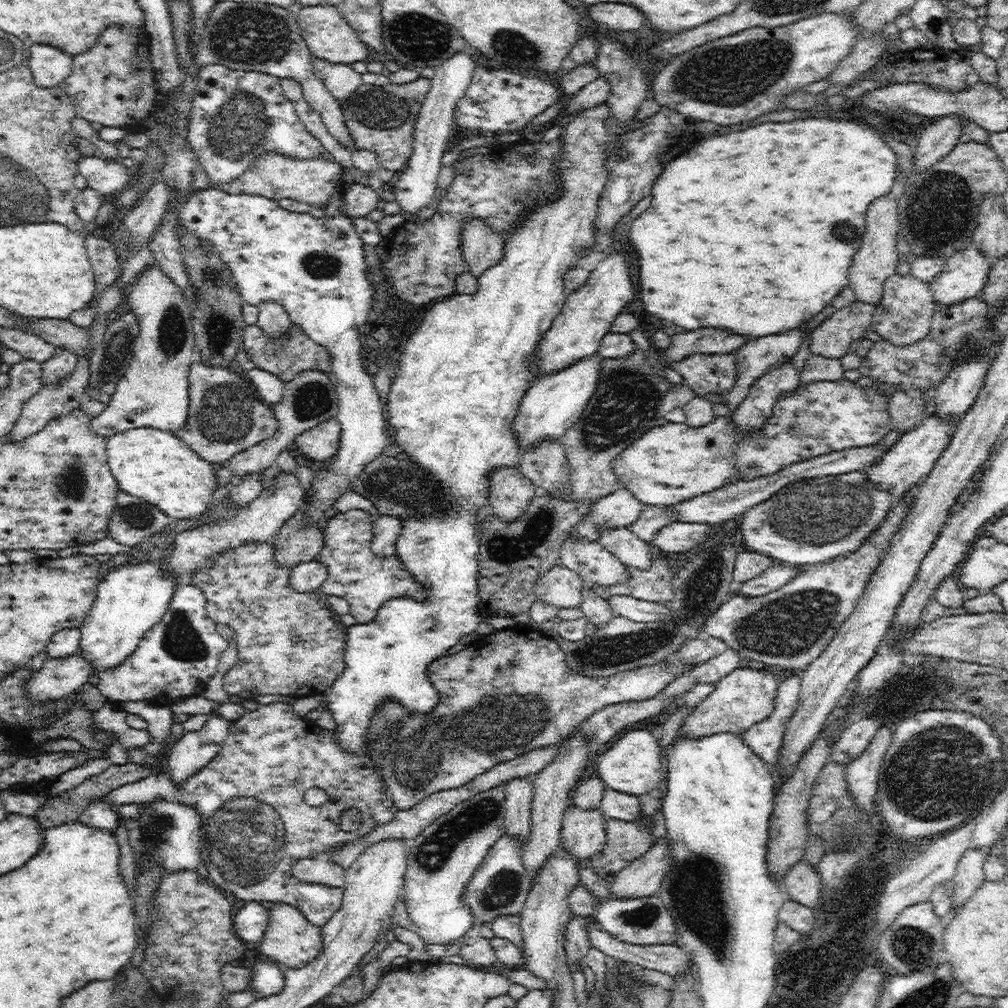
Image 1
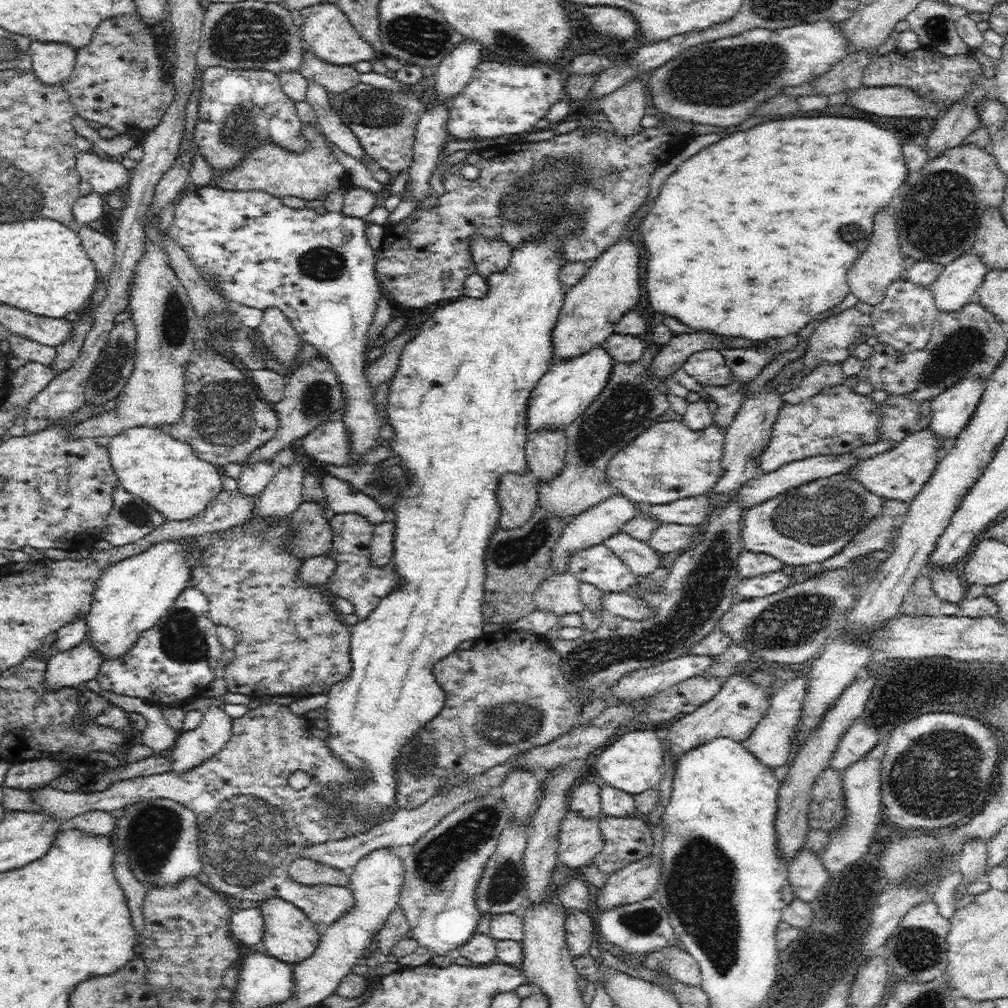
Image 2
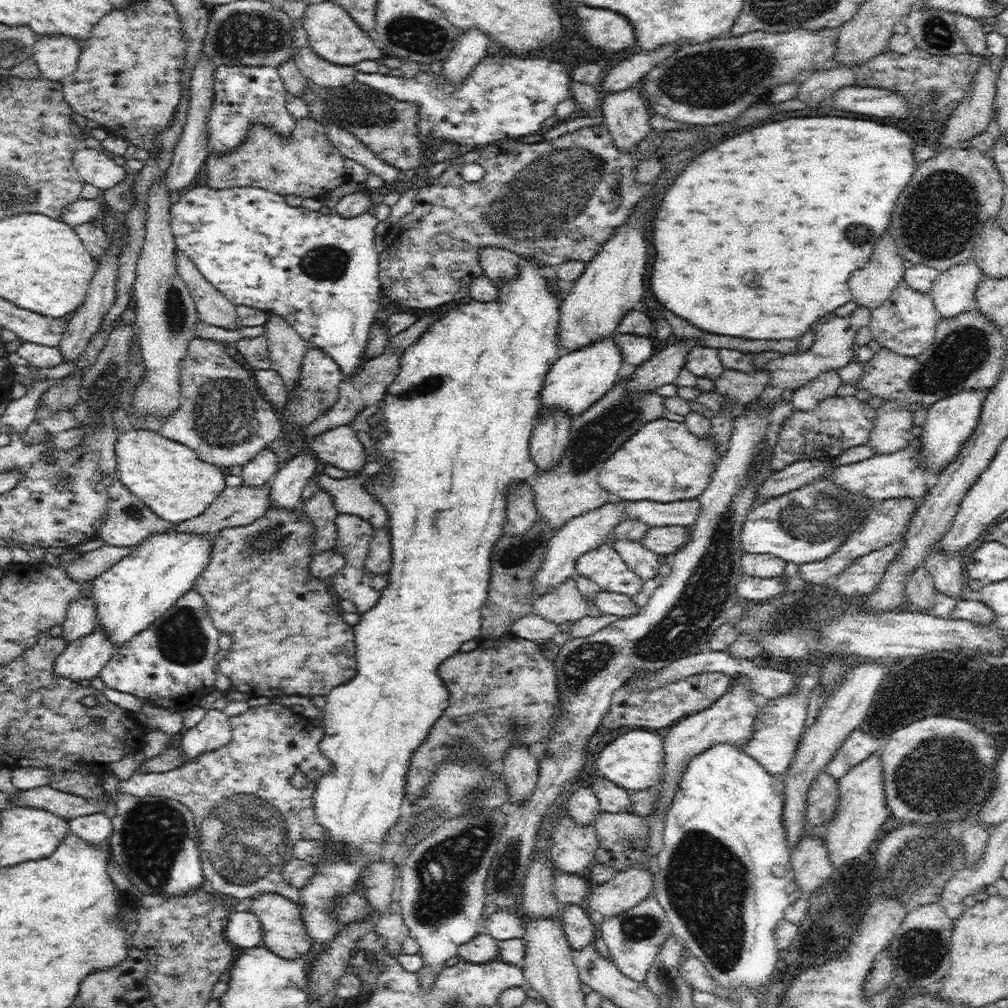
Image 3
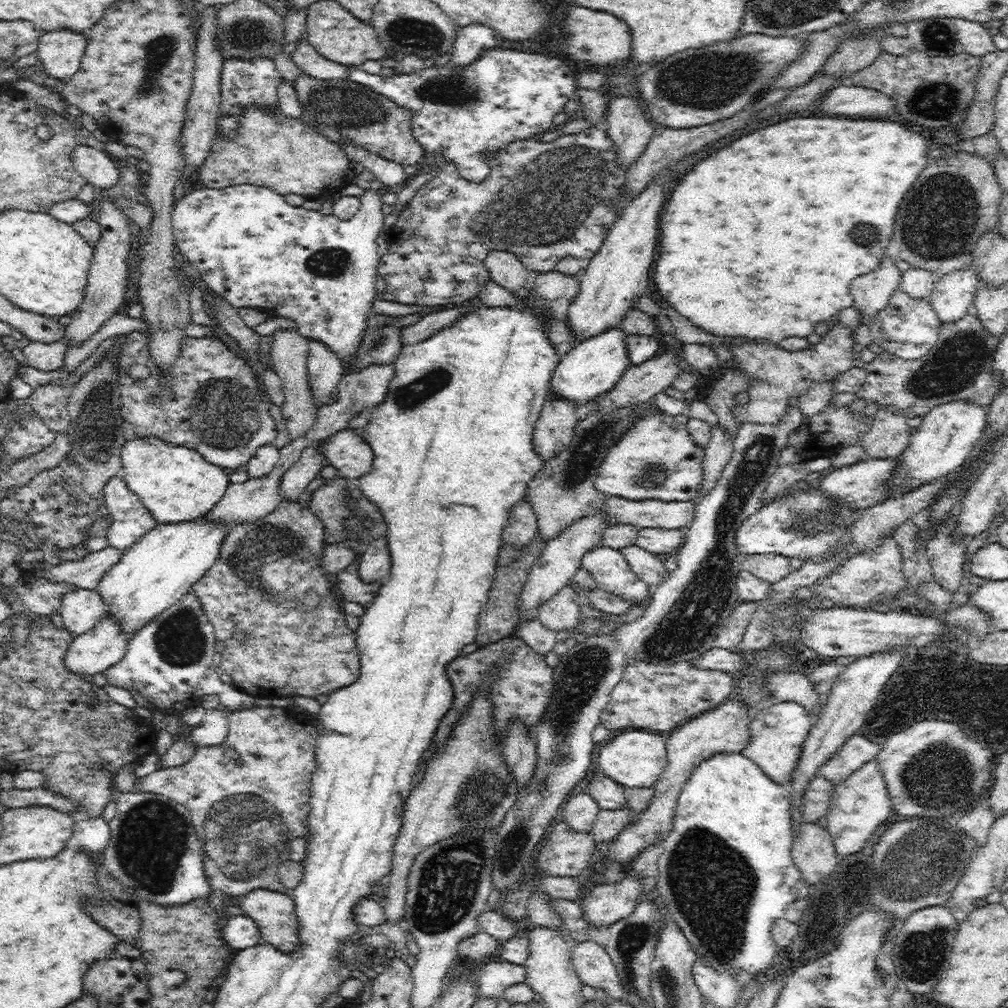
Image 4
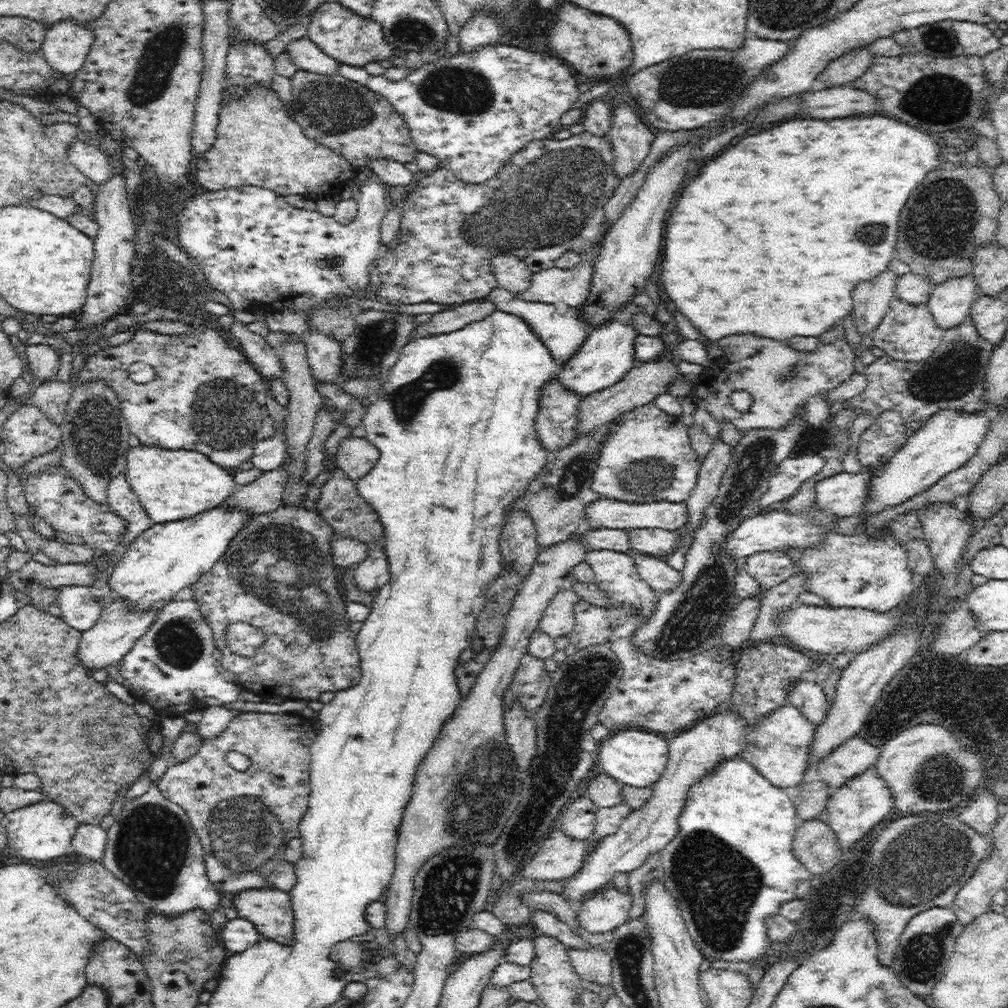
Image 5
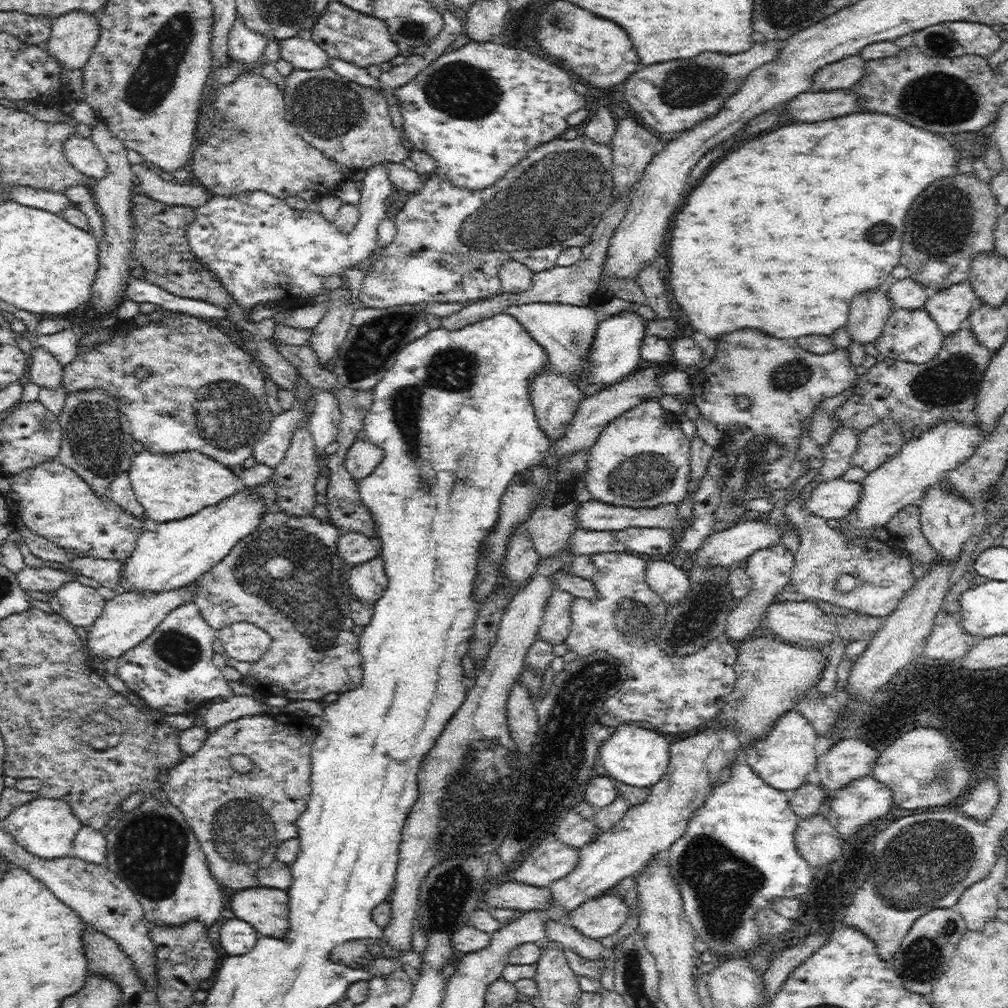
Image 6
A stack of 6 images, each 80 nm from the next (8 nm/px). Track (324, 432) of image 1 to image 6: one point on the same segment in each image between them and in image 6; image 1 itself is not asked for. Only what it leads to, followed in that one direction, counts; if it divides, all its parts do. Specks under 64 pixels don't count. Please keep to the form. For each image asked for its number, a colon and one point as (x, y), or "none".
2: (329, 443)
3: (340, 447)
4: (348, 452)
5: (356, 457)
6: (363, 456)

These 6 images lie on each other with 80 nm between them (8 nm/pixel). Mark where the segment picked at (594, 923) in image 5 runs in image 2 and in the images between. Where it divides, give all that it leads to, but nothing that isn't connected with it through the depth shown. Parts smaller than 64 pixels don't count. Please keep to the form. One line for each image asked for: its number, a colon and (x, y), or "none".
2: (639, 880)
3: (629, 887)
4: (603, 904)

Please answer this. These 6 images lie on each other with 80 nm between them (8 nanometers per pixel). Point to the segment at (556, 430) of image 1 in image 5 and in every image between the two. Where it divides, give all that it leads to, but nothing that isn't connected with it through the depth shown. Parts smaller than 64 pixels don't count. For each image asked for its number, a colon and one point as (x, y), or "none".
2: (564, 393)
3: (577, 380)
4: (592, 368)
5: (607, 354)

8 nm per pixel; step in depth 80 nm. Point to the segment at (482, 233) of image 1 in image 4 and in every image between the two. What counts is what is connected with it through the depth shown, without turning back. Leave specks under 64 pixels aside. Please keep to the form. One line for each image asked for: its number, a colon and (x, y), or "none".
2: (489, 255)
3: (499, 264)
4: (506, 269)

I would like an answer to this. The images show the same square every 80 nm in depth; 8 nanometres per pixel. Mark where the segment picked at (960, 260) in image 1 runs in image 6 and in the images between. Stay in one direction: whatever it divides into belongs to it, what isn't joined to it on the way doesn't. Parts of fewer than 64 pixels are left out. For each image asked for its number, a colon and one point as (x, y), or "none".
2: (957, 285)
3: (953, 292)
4: (952, 297)
5: (950, 302)
6: (950, 307)

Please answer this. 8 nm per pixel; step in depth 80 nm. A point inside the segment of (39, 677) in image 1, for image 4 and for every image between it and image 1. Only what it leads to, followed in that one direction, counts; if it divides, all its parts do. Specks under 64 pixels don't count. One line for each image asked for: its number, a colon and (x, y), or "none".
2: (72, 668)
3: (83, 659)
4: (91, 653)

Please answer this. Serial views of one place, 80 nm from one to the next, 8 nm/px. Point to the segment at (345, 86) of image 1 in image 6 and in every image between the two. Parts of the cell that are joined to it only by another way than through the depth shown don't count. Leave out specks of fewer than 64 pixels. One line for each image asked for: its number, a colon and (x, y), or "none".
2: (335, 78)
3: (321, 73)
4: (306, 57)
5: (305, 55)
6: (303, 54)

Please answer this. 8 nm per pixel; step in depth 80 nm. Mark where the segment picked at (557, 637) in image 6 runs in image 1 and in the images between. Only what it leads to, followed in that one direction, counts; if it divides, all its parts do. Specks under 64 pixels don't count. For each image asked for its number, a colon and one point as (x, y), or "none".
1: (561, 587)
2: (559, 592)
3: (566, 603)
4: (563, 611)
5: (558, 619)

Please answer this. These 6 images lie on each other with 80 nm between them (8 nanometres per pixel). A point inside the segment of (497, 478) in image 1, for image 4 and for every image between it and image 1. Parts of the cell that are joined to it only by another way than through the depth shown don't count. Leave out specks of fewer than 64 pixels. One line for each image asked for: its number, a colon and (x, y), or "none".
2: (518, 494)
3: (521, 512)
4: (521, 527)

